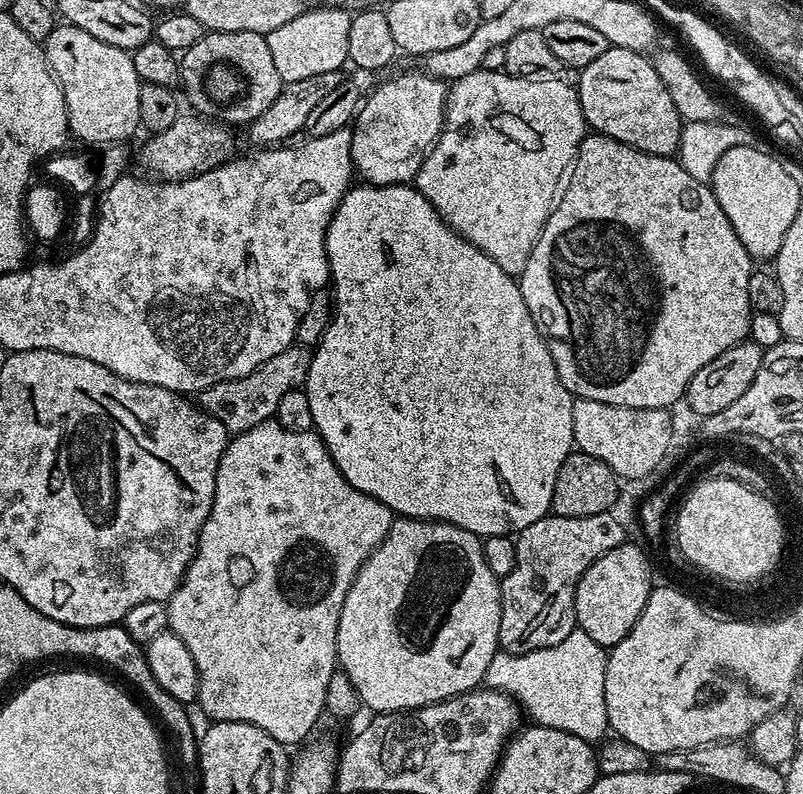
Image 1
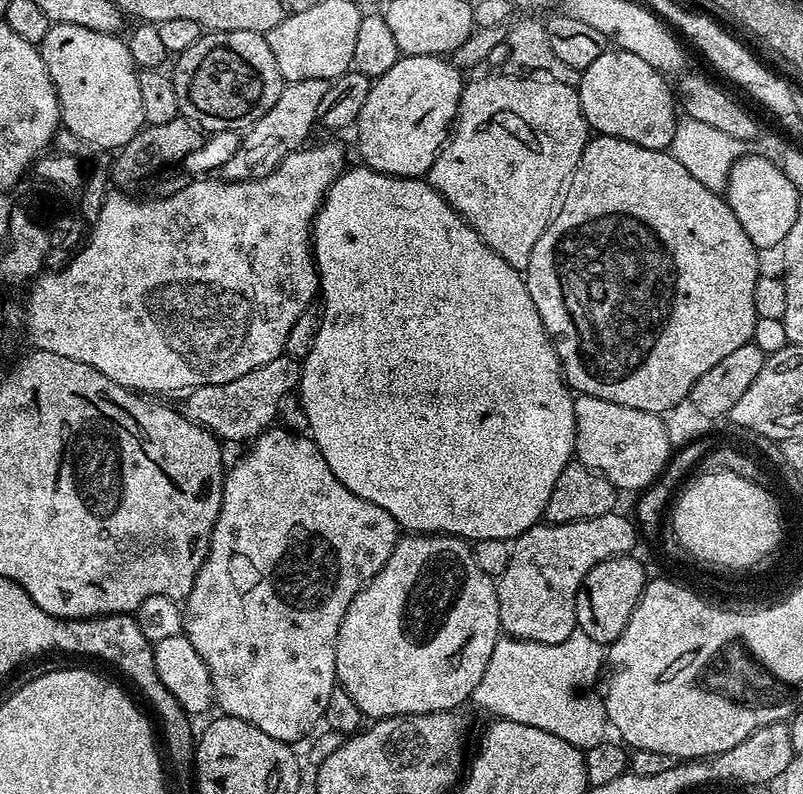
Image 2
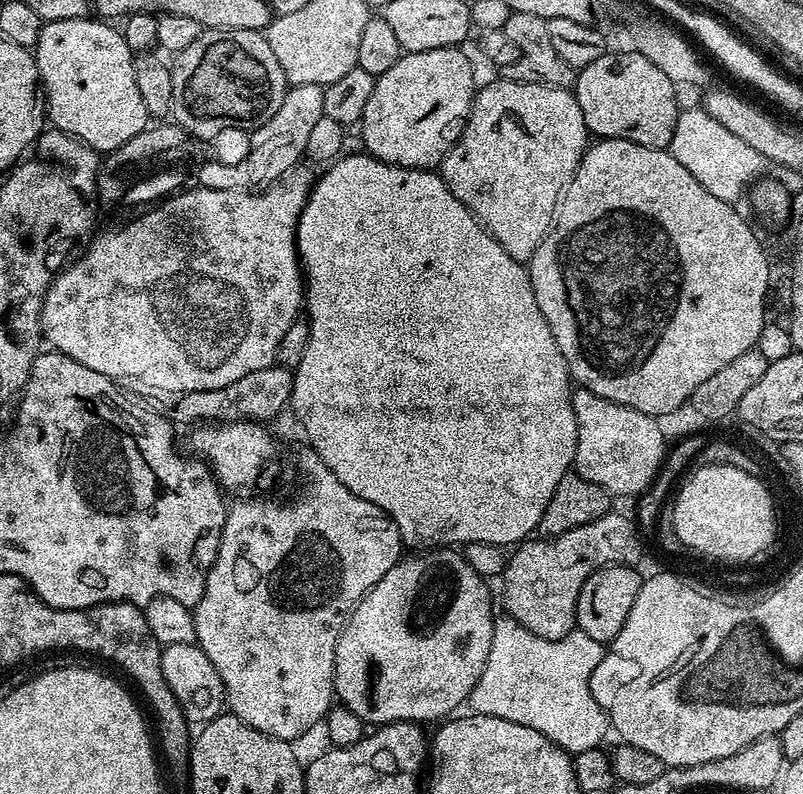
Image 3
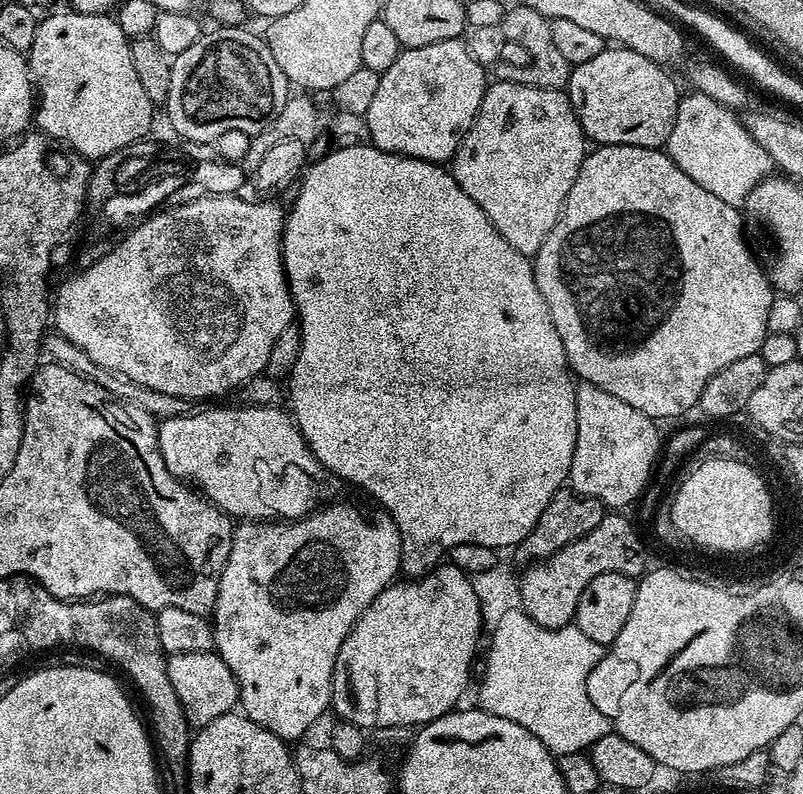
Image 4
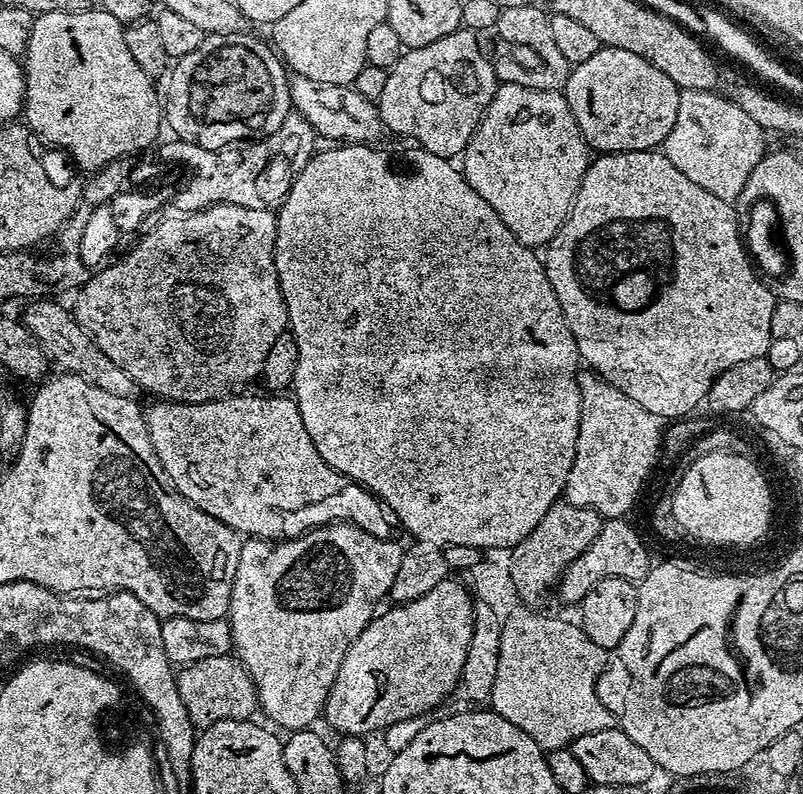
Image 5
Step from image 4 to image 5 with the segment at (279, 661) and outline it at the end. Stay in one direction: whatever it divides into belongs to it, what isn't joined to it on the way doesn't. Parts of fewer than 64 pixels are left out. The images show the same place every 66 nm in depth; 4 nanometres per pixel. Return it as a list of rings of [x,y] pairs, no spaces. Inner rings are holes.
[[[347,522],[324,524],[320,528],[308,529],[301,536],[283,540],[248,538],[239,545],[234,567],[230,572],[232,589],[230,590],[230,604],[226,619],[232,631],[234,655],[244,665],[244,669],[250,674],[256,687],[259,711],[261,713],[264,711],[277,724],[277,726],[275,725],[277,729],[288,728],[289,733],[308,730],[315,725],[312,723],[316,719],[318,721],[321,719],[324,703],[334,686],[334,678],[338,678],[338,666],[342,666],[342,658],[346,658],[346,650],[350,650],[354,638],[358,638],[358,634],[362,634],[362,630],[366,630],[366,626],[372,621],[373,616],[377,615],[378,609],[381,607],[380,599],[388,596],[388,591],[398,574],[398,566],[403,557],[404,548],[395,538],[374,538],[374,534]]]

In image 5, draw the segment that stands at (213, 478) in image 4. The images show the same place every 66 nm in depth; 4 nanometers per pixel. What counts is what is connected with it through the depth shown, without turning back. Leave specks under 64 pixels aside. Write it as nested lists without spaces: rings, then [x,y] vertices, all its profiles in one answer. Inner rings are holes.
[[[248,394],[223,396],[220,400],[211,400],[210,402],[202,402],[201,404],[180,404],[177,400],[160,398],[152,402],[156,404],[152,404],[149,408],[145,407],[143,409],[146,430],[150,434],[150,442],[154,446],[154,454],[158,458],[162,470],[166,470],[166,474],[170,478],[172,485],[187,500],[194,502],[194,506],[198,506],[198,510],[210,514],[210,518],[218,518],[218,522],[226,522],[226,526],[230,526],[237,534],[244,538],[283,540],[293,536],[301,536],[303,532],[308,531],[310,528],[320,528],[324,524],[335,524],[337,522],[347,522],[358,526],[362,530],[374,534],[374,538],[389,538],[390,530],[388,530],[388,520],[390,521],[390,513],[388,509],[385,508],[383,502],[374,493],[363,488],[362,485],[354,483],[350,478],[346,478],[338,470],[334,470],[326,462],[326,458],[322,458],[322,454],[318,454],[318,446],[314,446],[314,442],[310,442],[310,434],[306,434],[306,426],[302,422],[302,414],[298,414],[298,406],[291,395],[244,395]]]

